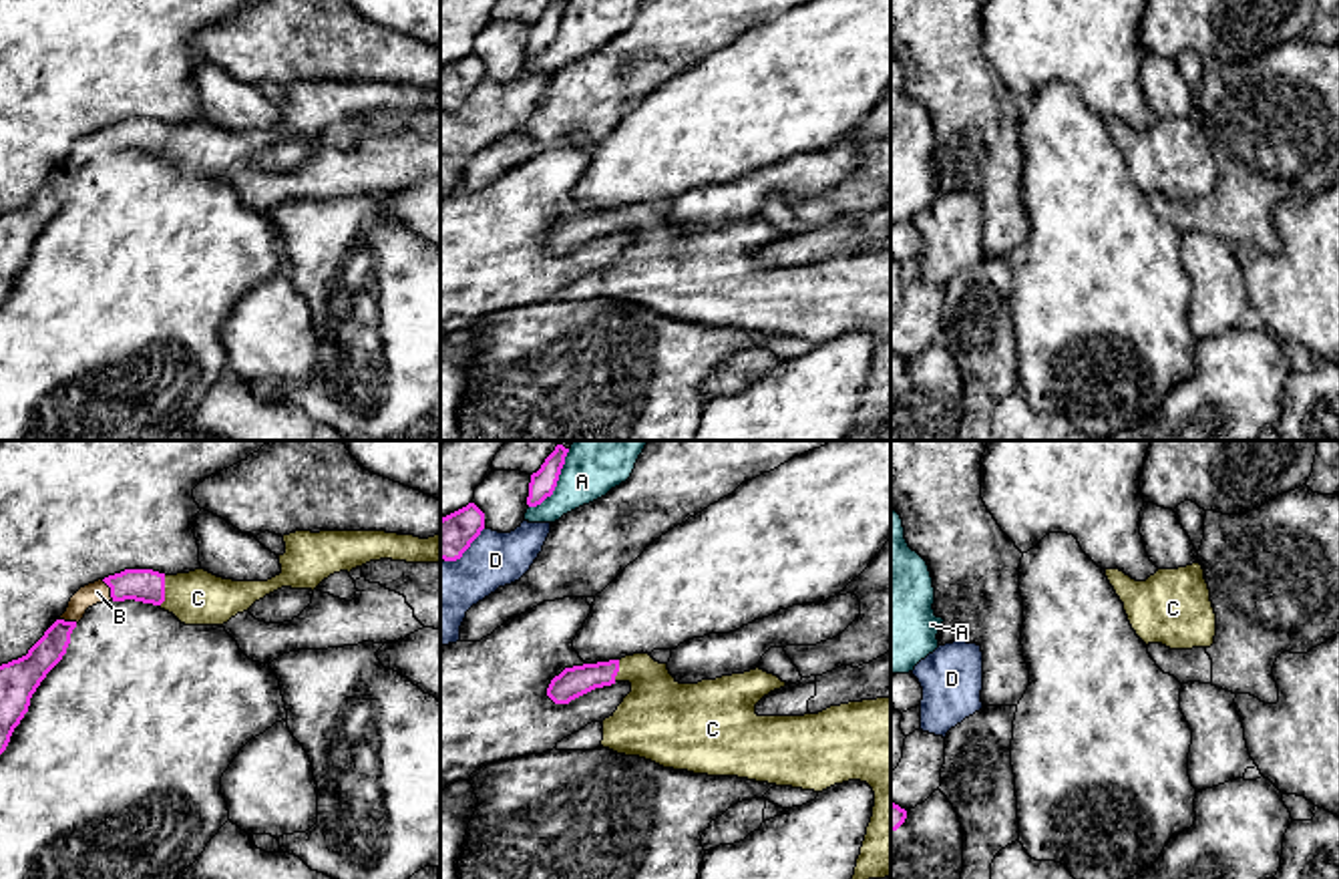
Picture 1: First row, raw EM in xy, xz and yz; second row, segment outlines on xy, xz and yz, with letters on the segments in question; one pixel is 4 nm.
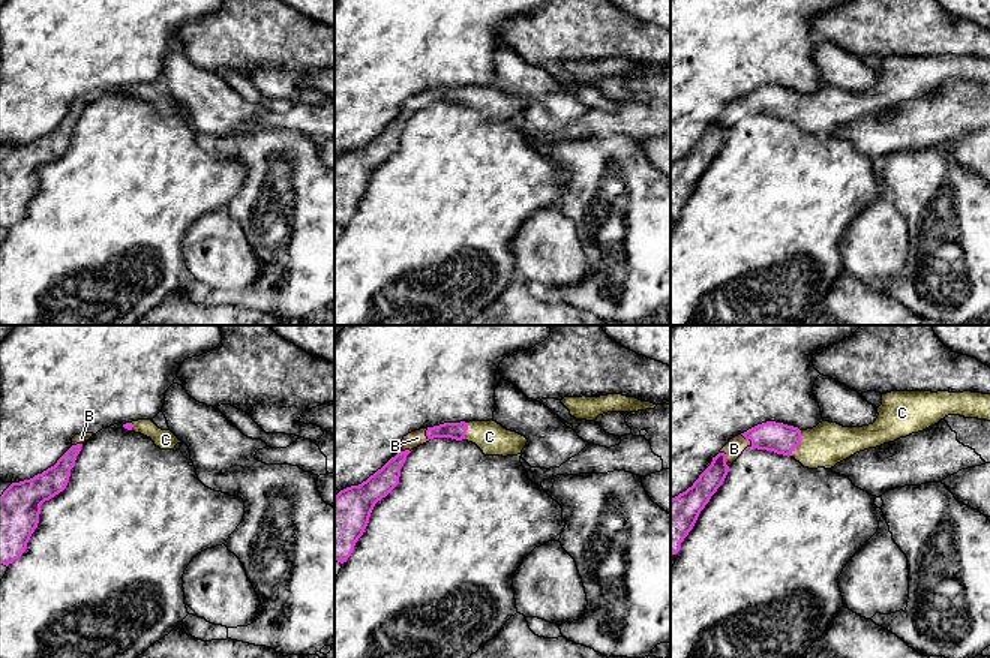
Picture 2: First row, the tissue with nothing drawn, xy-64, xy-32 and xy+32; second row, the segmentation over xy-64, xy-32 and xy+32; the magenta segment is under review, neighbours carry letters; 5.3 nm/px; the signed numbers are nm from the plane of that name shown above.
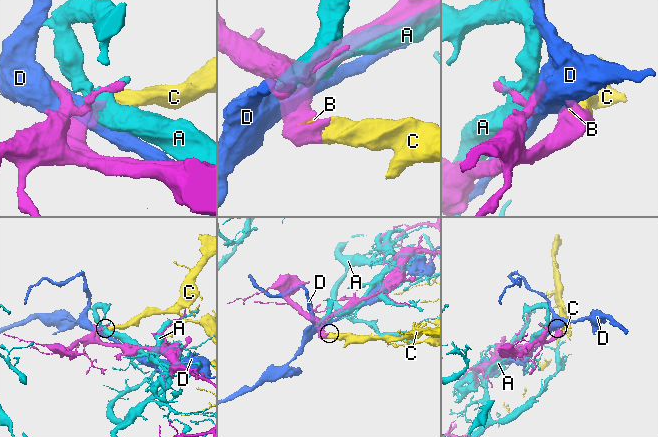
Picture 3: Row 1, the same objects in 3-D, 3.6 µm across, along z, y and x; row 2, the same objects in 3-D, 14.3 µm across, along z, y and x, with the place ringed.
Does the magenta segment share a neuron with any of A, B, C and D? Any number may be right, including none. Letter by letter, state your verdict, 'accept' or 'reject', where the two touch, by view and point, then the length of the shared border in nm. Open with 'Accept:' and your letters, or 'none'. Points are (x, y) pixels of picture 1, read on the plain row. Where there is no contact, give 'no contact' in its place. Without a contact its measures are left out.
Accept: B, C
A: reject; contact xz (555, 33); length 280 nm
B: accept; contact xy (111, 139); length 100 nm
C: accept; contact xy (163, 139); length 120 nm
D: reject; contact xz (465, 99); length 220 nm

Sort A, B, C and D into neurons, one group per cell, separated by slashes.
A / B C / D

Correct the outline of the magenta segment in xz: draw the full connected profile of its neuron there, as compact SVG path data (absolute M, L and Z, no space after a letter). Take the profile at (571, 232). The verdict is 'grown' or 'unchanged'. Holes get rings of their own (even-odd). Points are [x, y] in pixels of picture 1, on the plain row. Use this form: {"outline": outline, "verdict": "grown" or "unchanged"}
{"outline": "M649 203L565 217L551 229L547 245L555 253L569 253L615 231L631 233L617 259L601 272L601 296L617 304L694 324L738 326L814 342L848 330L867 332L875 342L873 366L844 441L858 441L865 430L891 424L891 247L848 251L804 266L758 266L756 253L786 235L778 225L756 217L680 233L667 213L655 211Z", "verdict": "grown"}

